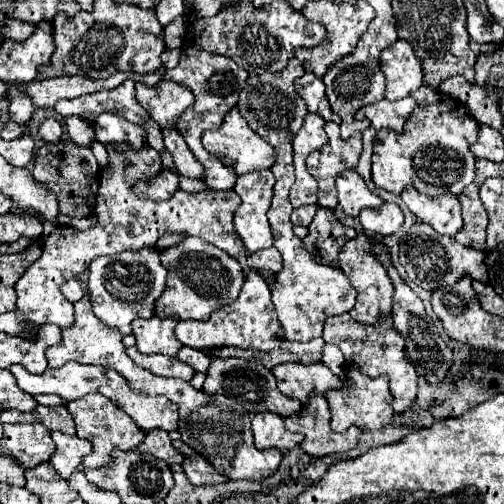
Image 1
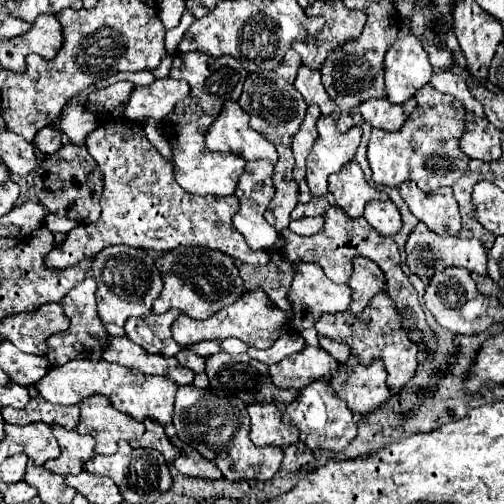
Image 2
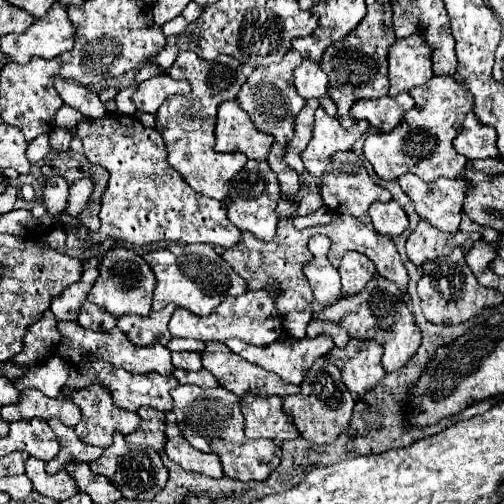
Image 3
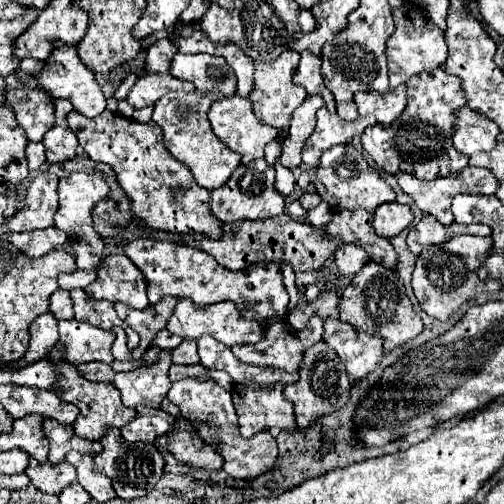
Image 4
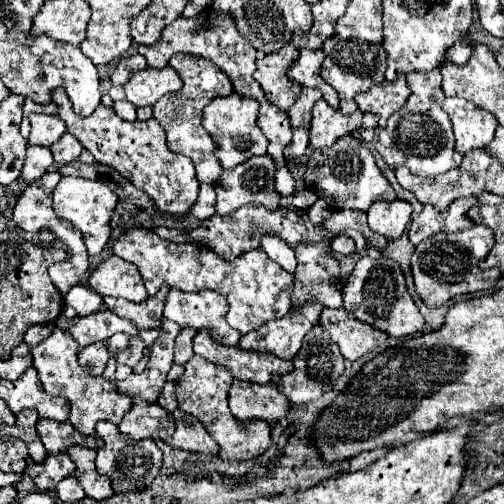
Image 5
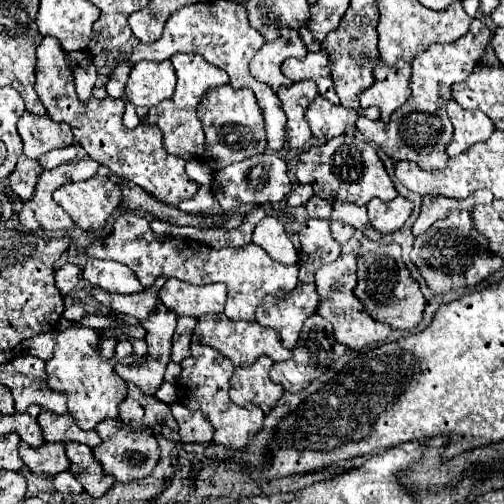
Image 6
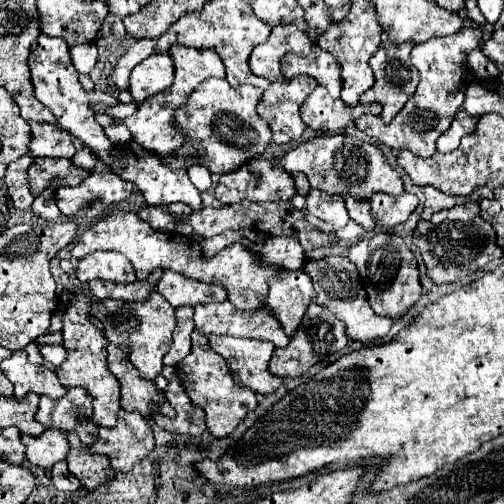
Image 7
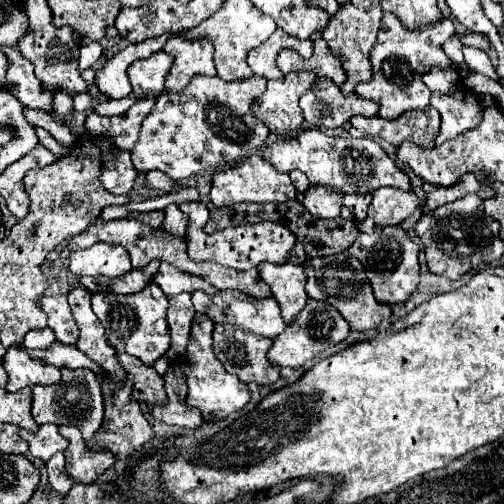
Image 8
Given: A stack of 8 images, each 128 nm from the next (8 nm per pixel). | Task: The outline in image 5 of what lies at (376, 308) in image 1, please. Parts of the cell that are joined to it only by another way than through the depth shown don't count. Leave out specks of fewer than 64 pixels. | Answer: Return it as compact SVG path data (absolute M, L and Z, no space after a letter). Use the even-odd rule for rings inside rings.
M340 234L340 236L336 236L336 238L332 240L332 250L334 250L336 254L348 256L348 254L352 254L352 252L356 250L356 248L354 248L354 240L348 238L348 236L344 236L344 234Z

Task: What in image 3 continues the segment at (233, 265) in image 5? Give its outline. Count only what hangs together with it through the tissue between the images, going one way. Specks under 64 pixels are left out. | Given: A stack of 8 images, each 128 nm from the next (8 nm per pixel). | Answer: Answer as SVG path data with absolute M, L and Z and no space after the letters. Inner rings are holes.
M172 244L160 250L146 252L142 258L156 276L152 310L160 310L166 304L174 302L176 306L188 308L192 314L208 316L224 300L226 294L238 296L248 290L246 280L240 278L236 272L232 272L232 268L228 268L228 264L224 264L220 254L216 254L208 244L186 244L186 246Z

